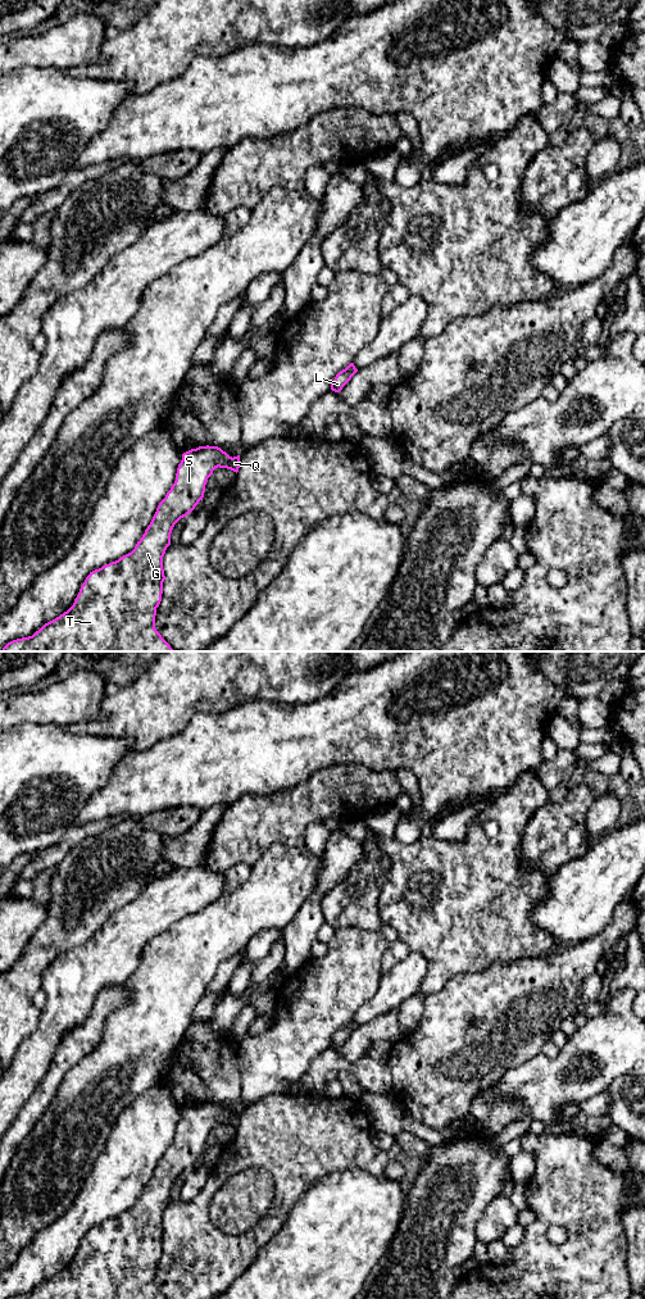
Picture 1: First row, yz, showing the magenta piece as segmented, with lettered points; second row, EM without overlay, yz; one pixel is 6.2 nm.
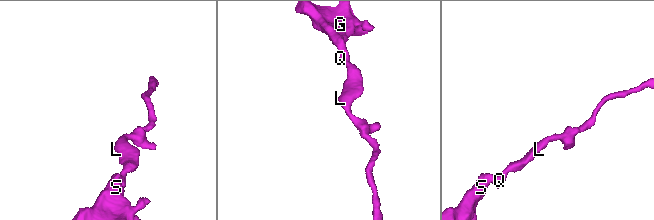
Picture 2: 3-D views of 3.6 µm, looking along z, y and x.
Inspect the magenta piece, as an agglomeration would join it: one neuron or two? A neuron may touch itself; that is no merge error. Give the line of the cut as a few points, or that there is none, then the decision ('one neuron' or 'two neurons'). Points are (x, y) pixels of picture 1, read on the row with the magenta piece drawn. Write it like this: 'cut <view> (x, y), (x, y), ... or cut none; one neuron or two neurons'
cut none; one neuron

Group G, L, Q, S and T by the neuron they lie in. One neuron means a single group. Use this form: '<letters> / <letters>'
G L Q S T

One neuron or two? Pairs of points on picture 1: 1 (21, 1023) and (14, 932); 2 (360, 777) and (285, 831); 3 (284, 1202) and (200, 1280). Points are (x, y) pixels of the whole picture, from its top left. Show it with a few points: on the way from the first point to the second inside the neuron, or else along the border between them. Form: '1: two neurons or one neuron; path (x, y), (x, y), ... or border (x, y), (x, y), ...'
1: two neurons; border (33, 934), (13, 966)
2: one neuron; path (341, 790), (321, 795), (304, 812)
3: one neuron; path (264, 1223), (230, 1256), (222, 1258)

